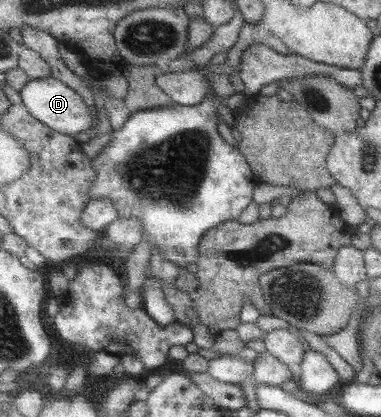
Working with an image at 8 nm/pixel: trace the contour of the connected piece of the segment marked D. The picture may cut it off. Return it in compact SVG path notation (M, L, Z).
M55 76L35 78L30 80L20 92L28 110L49 127L72 136L92 129L94 122L92 111L88 108L82 95L63 80L57 79Z

